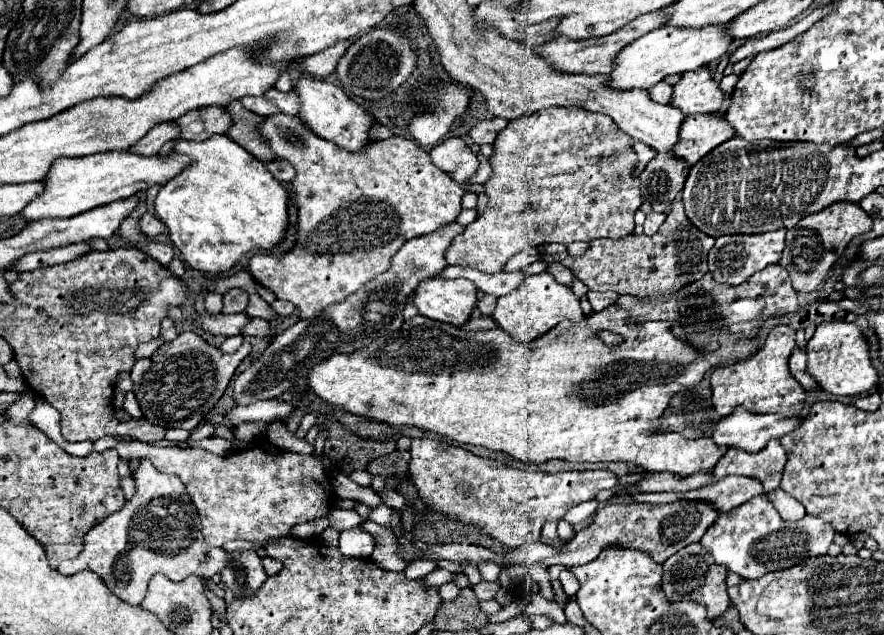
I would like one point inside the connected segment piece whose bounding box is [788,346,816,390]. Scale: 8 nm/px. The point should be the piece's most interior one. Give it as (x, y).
(797, 362)

